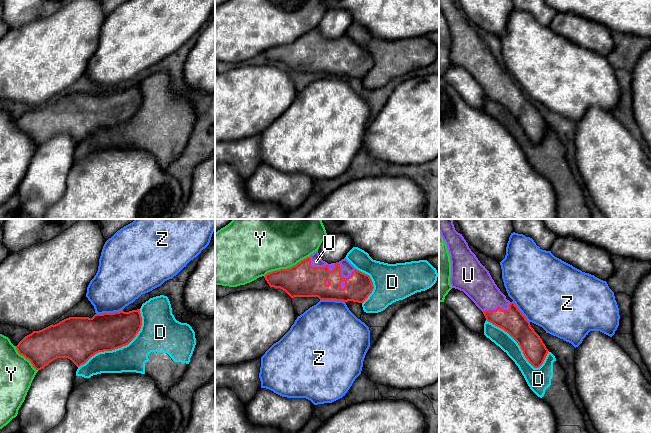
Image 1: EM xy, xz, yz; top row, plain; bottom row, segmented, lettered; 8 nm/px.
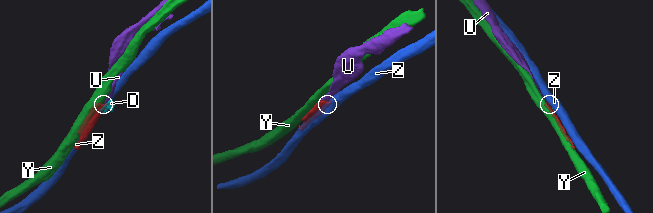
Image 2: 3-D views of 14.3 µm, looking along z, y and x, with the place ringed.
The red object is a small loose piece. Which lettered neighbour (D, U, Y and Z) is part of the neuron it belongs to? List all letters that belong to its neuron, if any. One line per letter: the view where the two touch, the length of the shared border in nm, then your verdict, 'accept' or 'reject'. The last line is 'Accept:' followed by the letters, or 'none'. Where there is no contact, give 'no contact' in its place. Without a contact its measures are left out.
D: xy | 700 nm | reject
U: xz | 220 nm | accept
Y: xz | 400 nm | reject
Z: xy | 220 nm | reject
Accept: U

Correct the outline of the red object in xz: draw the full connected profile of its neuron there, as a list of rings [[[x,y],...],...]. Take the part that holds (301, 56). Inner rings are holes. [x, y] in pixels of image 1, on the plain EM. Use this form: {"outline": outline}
{"outline": [[[318,27],[290,44],[269,48],[264,54],[270,63],[282,65],[291,74],[318,73],[320,76],[363,79],[374,65],[370,52],[357,46],[346,34],[328,40]]]}

